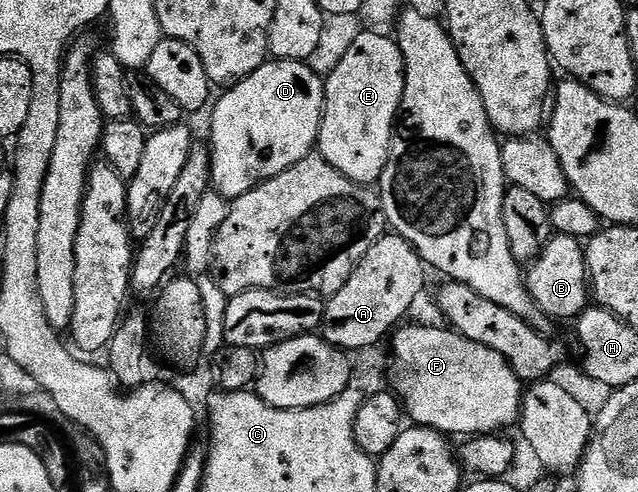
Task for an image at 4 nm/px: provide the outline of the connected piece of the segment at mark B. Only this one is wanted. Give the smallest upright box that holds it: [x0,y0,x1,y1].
[524,233,591,320]

